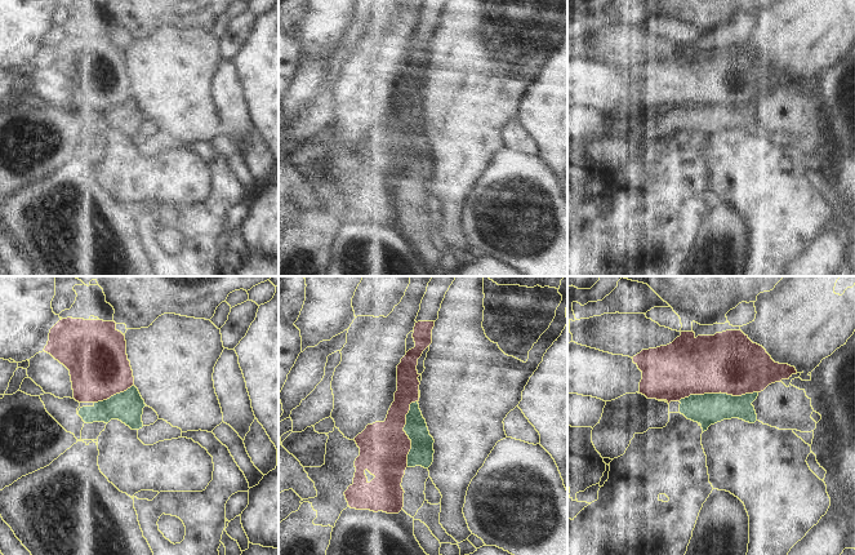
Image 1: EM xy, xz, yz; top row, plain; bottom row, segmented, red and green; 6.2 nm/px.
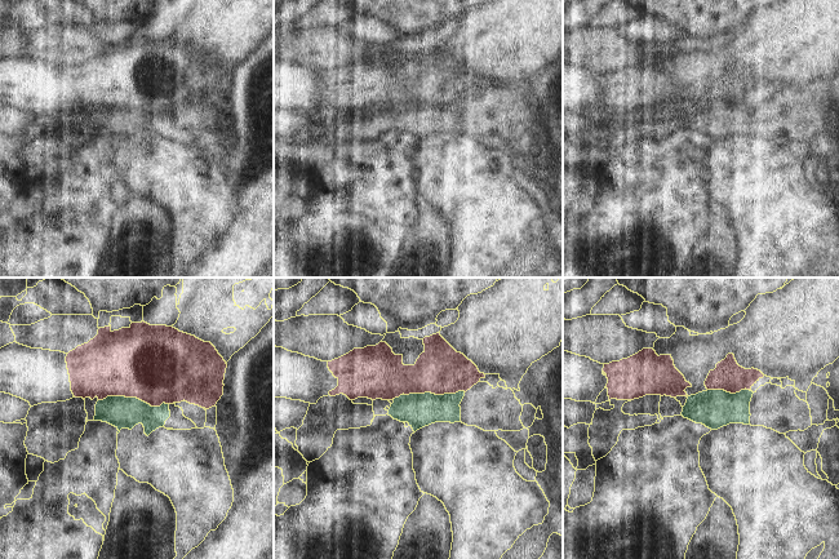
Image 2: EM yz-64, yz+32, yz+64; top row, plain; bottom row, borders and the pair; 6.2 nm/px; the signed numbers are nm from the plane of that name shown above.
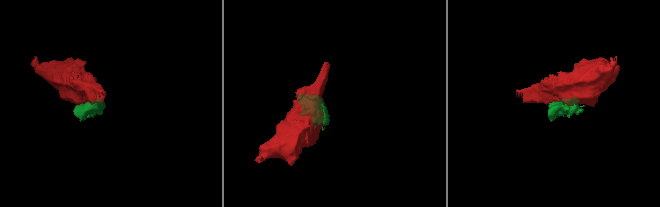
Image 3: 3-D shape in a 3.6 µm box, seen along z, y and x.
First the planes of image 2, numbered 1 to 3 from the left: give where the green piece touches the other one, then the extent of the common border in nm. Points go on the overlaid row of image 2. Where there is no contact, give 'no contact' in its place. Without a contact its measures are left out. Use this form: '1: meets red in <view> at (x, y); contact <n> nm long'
1: meets red in yz-64 at (133, 396); contact 440 nm long
2: meets red in yz+32 at (429, 391); contact 460 nm long
3: meets red in yz+64 at (728, 391); contact 260 nm long

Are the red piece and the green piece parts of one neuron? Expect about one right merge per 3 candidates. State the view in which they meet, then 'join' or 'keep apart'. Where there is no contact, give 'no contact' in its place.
yz | keep apart

